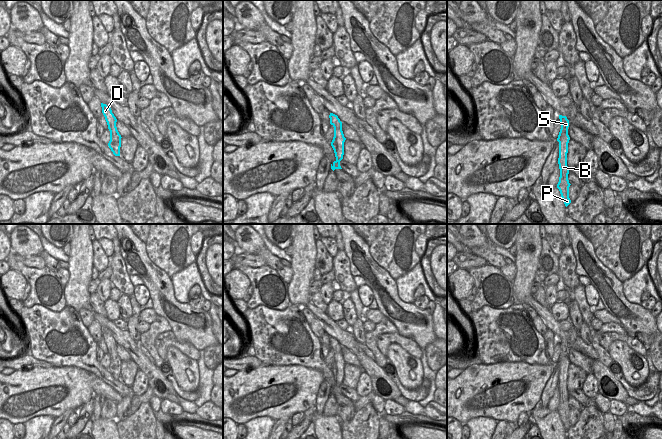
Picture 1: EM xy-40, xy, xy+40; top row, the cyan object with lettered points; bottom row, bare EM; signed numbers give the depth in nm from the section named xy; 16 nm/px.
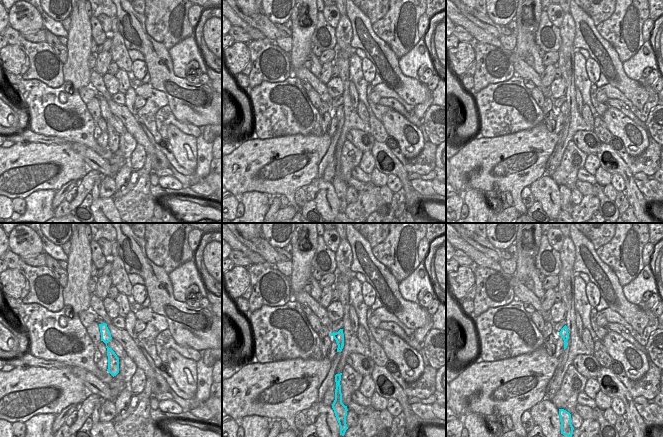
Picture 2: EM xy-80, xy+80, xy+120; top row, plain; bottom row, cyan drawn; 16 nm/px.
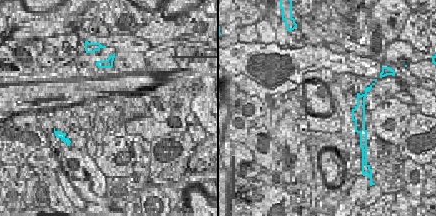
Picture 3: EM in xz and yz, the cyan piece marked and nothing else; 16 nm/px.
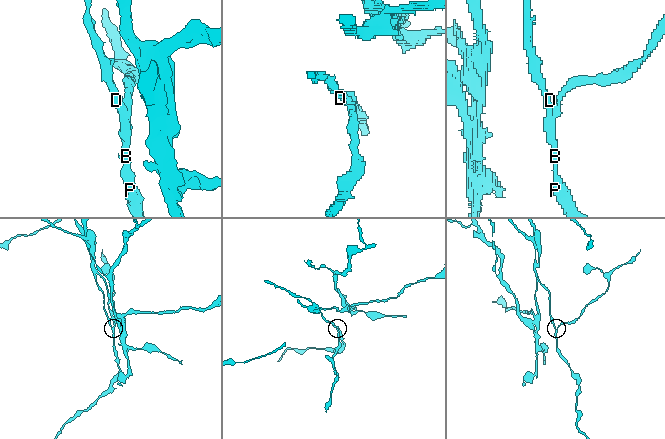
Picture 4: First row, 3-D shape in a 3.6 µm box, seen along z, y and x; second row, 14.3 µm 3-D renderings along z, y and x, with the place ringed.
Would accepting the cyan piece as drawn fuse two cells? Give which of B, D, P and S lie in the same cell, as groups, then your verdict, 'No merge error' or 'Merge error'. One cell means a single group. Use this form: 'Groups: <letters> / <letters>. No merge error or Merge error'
Groups: B D P / S. Merge error

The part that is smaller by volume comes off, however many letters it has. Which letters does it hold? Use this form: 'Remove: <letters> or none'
Remove: S

